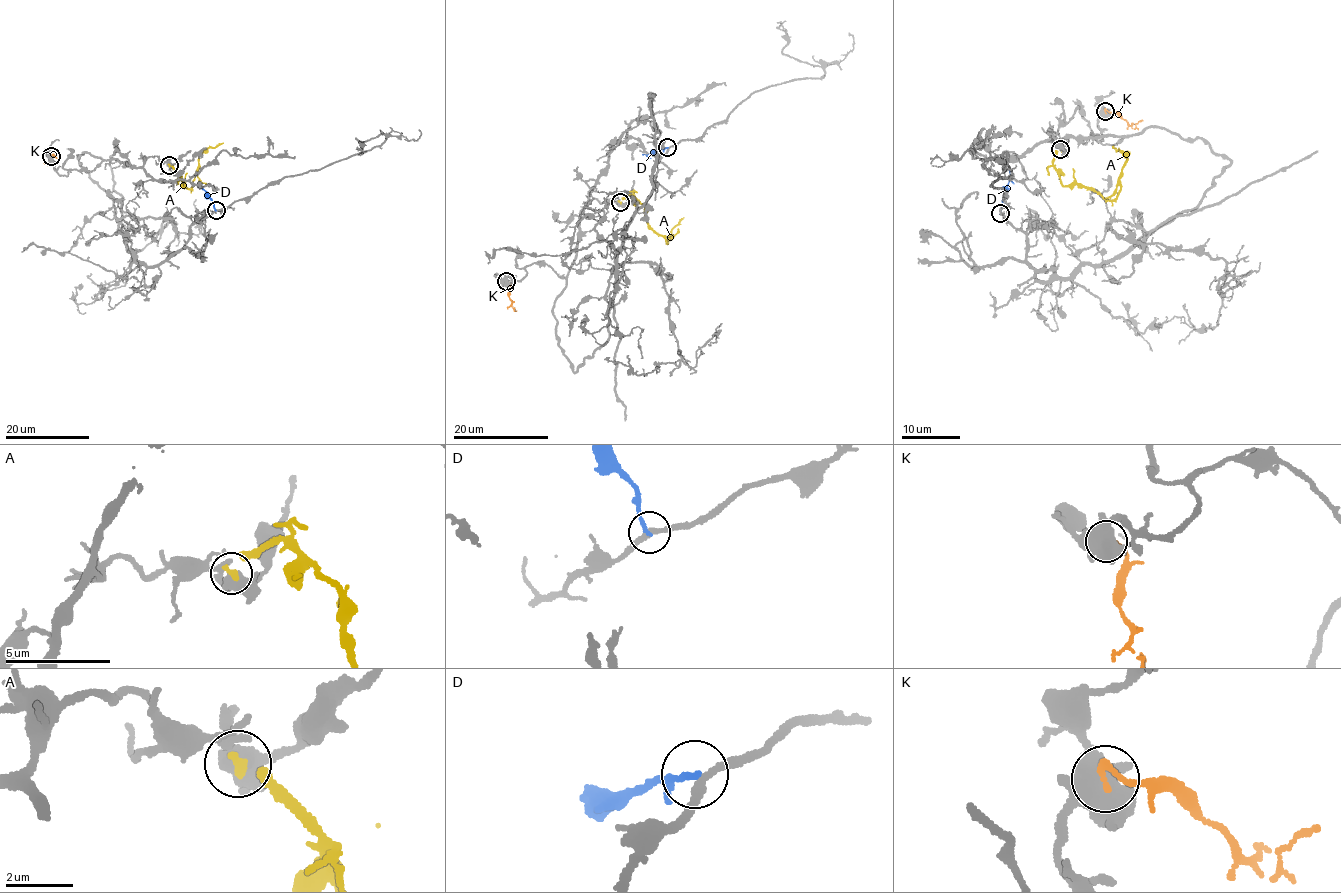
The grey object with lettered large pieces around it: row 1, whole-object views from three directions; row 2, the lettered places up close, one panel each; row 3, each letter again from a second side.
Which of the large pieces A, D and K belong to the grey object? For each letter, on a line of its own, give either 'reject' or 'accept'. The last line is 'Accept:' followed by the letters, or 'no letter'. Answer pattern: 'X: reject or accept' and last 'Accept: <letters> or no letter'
A: reject
D: reject
K: reject
Accept: no letter

